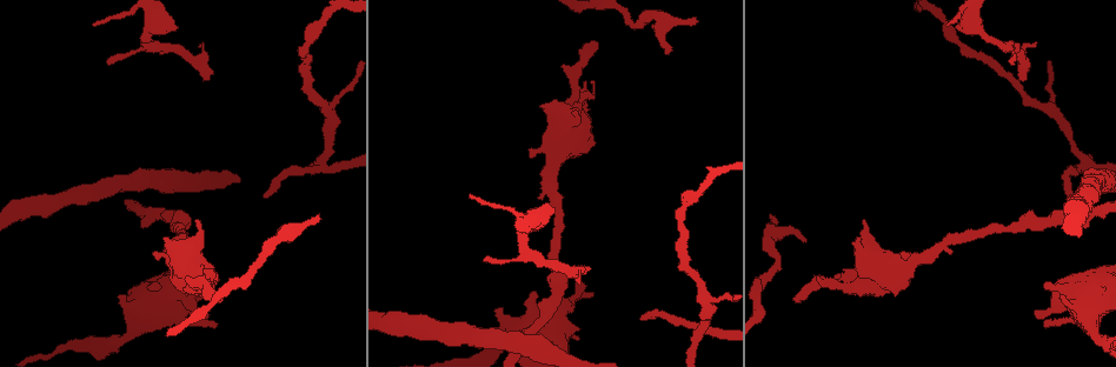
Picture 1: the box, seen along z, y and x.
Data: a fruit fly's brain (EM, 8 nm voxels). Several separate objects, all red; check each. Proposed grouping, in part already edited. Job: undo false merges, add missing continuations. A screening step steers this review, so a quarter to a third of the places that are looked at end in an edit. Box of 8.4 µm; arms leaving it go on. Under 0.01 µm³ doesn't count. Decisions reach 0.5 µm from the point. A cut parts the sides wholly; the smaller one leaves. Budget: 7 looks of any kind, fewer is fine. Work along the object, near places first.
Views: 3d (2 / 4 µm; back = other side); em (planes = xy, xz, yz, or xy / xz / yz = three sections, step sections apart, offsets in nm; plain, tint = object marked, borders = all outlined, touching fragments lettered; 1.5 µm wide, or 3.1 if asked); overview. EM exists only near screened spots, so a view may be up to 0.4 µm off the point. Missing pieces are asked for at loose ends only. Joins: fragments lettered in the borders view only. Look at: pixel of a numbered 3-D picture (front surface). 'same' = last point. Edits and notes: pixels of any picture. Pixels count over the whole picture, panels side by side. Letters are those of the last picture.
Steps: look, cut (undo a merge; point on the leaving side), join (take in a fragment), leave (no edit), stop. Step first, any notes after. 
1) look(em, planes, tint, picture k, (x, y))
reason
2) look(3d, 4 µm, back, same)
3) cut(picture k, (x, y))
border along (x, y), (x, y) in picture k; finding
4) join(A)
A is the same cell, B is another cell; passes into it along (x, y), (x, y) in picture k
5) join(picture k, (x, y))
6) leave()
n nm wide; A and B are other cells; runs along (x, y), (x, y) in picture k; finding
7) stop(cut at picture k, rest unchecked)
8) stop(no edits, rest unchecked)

look(3d, 2 µm, picture 1, (1045, 315))
thick turns thin

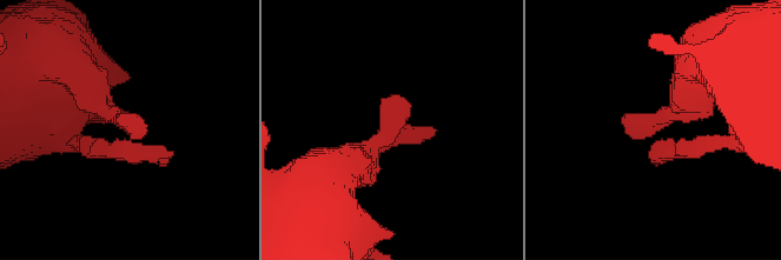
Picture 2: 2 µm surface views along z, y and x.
look(em, planes, borders, picture 2, (656, 127))

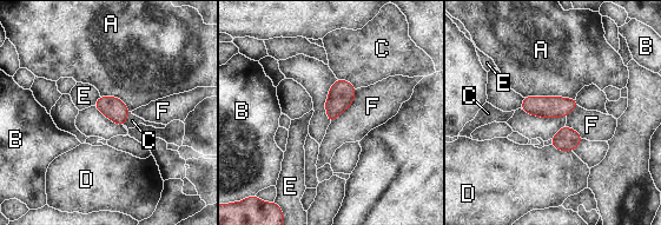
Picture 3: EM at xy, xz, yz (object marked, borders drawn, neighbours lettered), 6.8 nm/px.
leave()
A, B, C, D, E and F are other cells; continuous, no second cell

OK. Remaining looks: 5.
look(3d, 4 µm, picture 1, (1062, 297))
stops while still wide

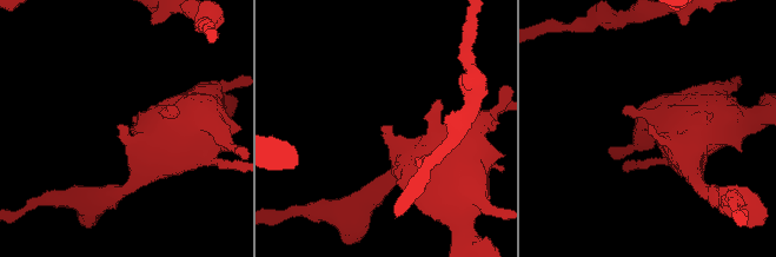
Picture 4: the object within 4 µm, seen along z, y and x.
look(em, planes, borders, picture 4, (383, 126))

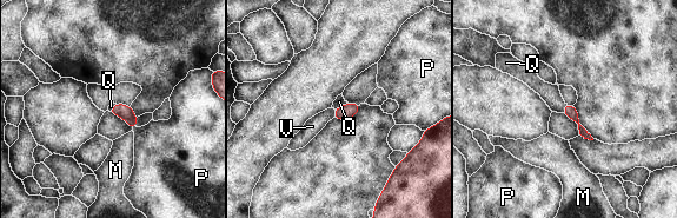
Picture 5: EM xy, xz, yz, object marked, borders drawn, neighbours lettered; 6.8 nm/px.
join(Q)
Q touches over 110 nm; Q is the same cell, M, P and V are other cells; it goes on there

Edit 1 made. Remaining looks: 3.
look(3d, 4 µm, back, picture 1, (568, 123))
sudden change in width

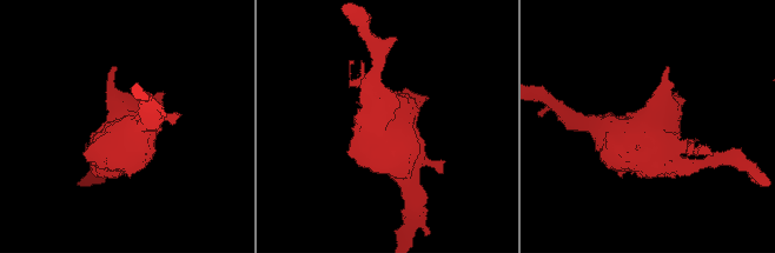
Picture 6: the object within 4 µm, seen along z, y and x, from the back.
look(em, planes, borders, picture 6, (654, 125))

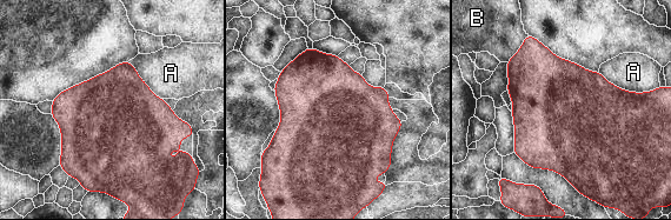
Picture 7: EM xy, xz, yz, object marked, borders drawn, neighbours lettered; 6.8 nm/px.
leave()
650 nm wide; A and B are other cells; border along (598, 72), (623, 90), (644, 93) in picture 7; all the same cell

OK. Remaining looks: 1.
stop(join at picture 5, rest unchecked)

